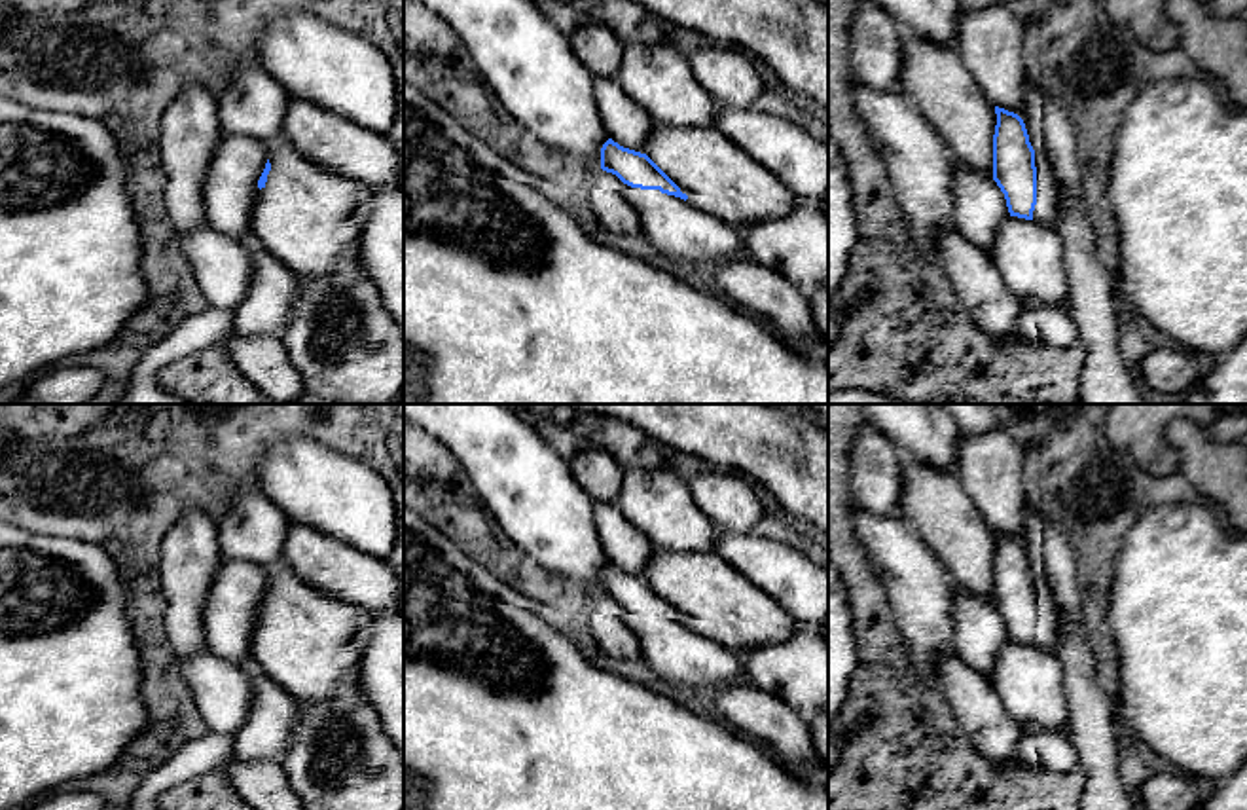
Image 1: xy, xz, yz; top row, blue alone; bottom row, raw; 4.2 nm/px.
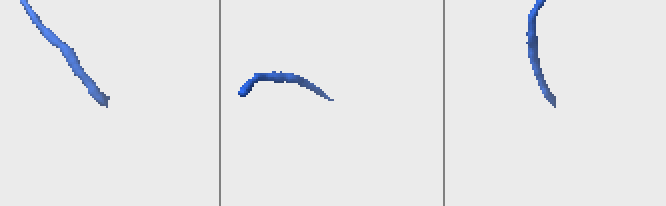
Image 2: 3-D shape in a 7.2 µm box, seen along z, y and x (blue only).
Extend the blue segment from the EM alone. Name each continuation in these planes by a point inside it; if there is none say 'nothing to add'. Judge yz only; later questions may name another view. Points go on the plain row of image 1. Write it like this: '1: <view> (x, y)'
1: yz (1047, 634)

